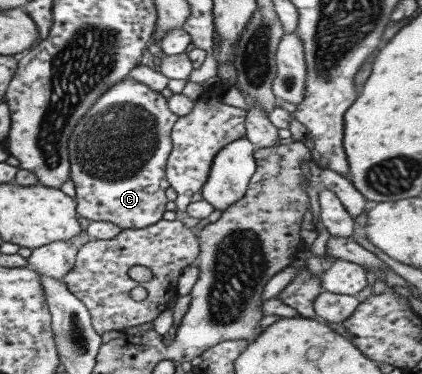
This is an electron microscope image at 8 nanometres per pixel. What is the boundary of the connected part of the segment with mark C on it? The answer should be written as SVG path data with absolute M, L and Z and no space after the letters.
M133 79L107 90L87 110L67 142L78 216L88 222L105 220L121 230L159 222L168 202L166 162L173 148L171 132L177 119L161 93Z

